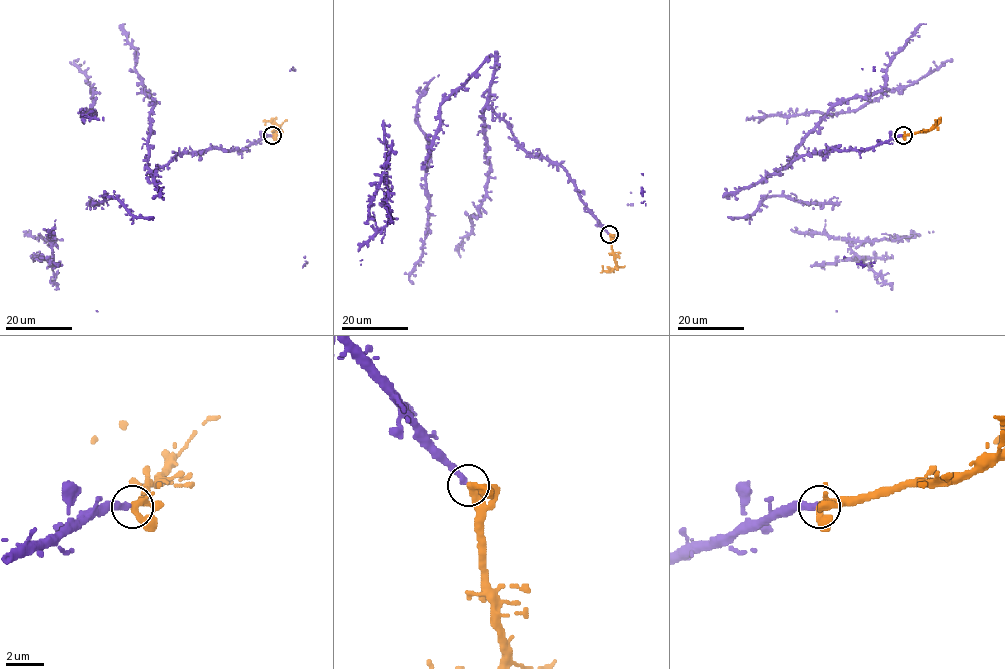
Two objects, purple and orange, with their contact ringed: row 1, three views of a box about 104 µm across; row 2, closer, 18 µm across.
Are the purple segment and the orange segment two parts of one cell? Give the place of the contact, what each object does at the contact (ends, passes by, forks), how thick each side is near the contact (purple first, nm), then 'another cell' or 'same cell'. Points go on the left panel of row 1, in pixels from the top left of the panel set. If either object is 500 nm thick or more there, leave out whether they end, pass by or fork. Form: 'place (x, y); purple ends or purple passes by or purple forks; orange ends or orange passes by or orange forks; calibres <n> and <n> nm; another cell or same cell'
place (272, 135); purple ends; orange forks; calibres 320 and 280 nm; same cell

